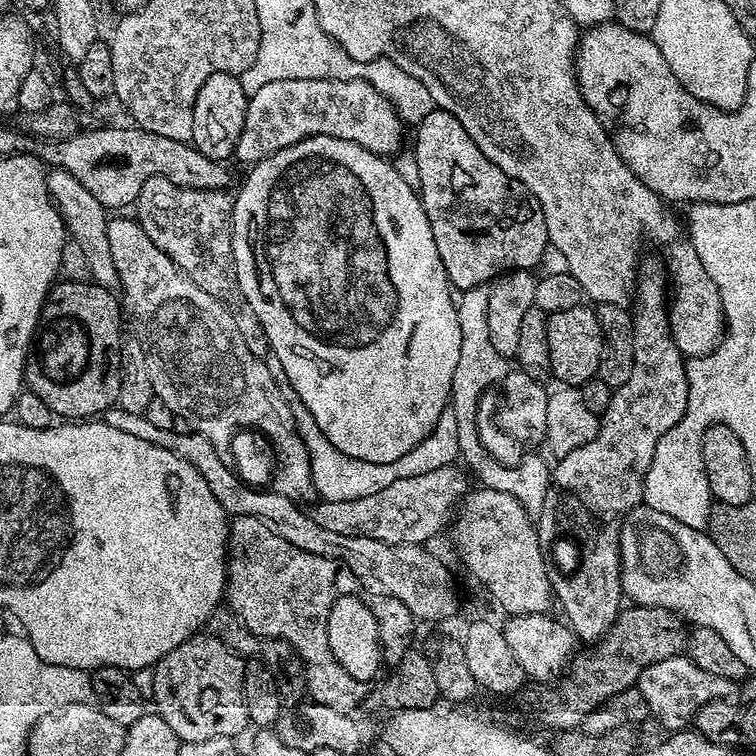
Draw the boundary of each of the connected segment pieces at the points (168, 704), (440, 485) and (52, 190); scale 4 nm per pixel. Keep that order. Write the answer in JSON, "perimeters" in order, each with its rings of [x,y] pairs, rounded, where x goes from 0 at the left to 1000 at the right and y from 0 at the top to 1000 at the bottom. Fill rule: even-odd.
{"perimeters":[[[[279,839],[253,841],[241,854],[230,854],[201,884],[204,915],[200,925],[205,946],[217,951],[220,960],[241,981],[272,981],[272,976],[316,975],[323,962],[329,962],[328,940],[323,927],[323,880],[324,874],[312,862],[304,861],[288,843]]],[[[591,614],[579,622],[569,622],[569,627],[526,632],[526,638],[511,643],[511,648],[500,648],[500,653],[488,653],[484,659],[458,664],[430,661],[419,665],[419,672],[411,673],[410,681],[426,701],[442,701],[442,706],[500,712],[500,717],[512,720],[565,721],[570,709],[586,701],[587,692],[590,698],[606,668],[619,655],[622,642],[614,627],[612,618]]],[[[69,225],[62,229],[62,234],[63,258],[71,266],[77,283],[85,291],[85,300],[94,321],[108,325],[108,332],[114,336],[114,347],[119,351],[122,370],[134,376],[136,381],[152,382],[156,372],[151,340],[146,337],[144,282],[132,271],[130,262],[124,262],[124,257],[119,257],[119,251],[114,251],[114,246],[108,246],[108,241],[98,235],[98,230]]]]}

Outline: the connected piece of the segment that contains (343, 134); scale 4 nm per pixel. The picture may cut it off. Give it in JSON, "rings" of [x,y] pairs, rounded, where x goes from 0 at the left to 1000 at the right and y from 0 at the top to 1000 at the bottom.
{"rings":[[[369,106],[352,108],[347,119],[332,123],[328,128],[325,161],[320,167],[320,177],[315,177],[311,210],[319,212],[323,220],[332,220],[357,209],[368,198],[378,198],[378,193],[389,193],[411,180],[435,180],[452,183],[458,188],[468,188],[484,198],[509,209],[522,208],[522,201],[534,190],[537,165],[529,157],[520,134],[507,127],[489,108],[483,106]]]}

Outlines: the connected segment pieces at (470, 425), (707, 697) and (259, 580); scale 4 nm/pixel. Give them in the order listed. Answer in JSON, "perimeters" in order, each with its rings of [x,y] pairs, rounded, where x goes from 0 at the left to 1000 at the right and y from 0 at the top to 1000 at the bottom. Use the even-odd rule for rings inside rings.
{"perimeters":[[[[636,378],[634,381],[616,381],[607,388],[606,401],[603,403],[606,415],[606,431],[611,437],[611,459],[607,470],[606,484],[602,485],[601,505],[595,509],[595,540],[601,545],[606,560],[606,587],[611,608],[616,608],[618,620],[630,626],[632,636],[639,644],[660,648],[675,653],[690,664],[698,681],[709,685],[718,675],[725,659],[726,648],[730,648],[729,618],[724,615],[714,604],[706,601],[698,601],[690,604],[681,616],[664,614],[642,590],[635,571],[632,569],[632,542],[640,519],[653,508],[665,507],[668,499],[675,491],[673,475],[652,458],[648,447],[648,431],[646,430],[646,381]]],[[[897,870],[877,873],[857,881],[843,899],[843,910],[854,926],[858,943],[877,958],[884,968],[903,967],[930,933],[944,926],[967,925],[975,919],[975,901],[950,897],[933,889],[919,892],[914,880],[907,878],[902,889],[897,884]],[[926,898],[926,902],[921,902]]],[[[335,683],[311,684],[302,694],[302,770],[299,799],[312,816],[343,841],[356,841],[364,847],[377,847],[402,873],[405,915],[417,930],[437,934],[437,939],[470,943],[480,933],[481,925],[492,914],[493,901],[476,901],[455,886],[452,877],[443,873],[433,839],[433,817],[439,799],[454,788],[472,787],[474,769],[462,751],[447,741],[438,741],[405,728],[394,728],[356,698],[349,689]]]]}

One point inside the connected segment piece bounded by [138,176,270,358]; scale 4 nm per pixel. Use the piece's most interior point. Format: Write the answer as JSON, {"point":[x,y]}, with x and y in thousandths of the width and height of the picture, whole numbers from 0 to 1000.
{"point":[255,302]}

